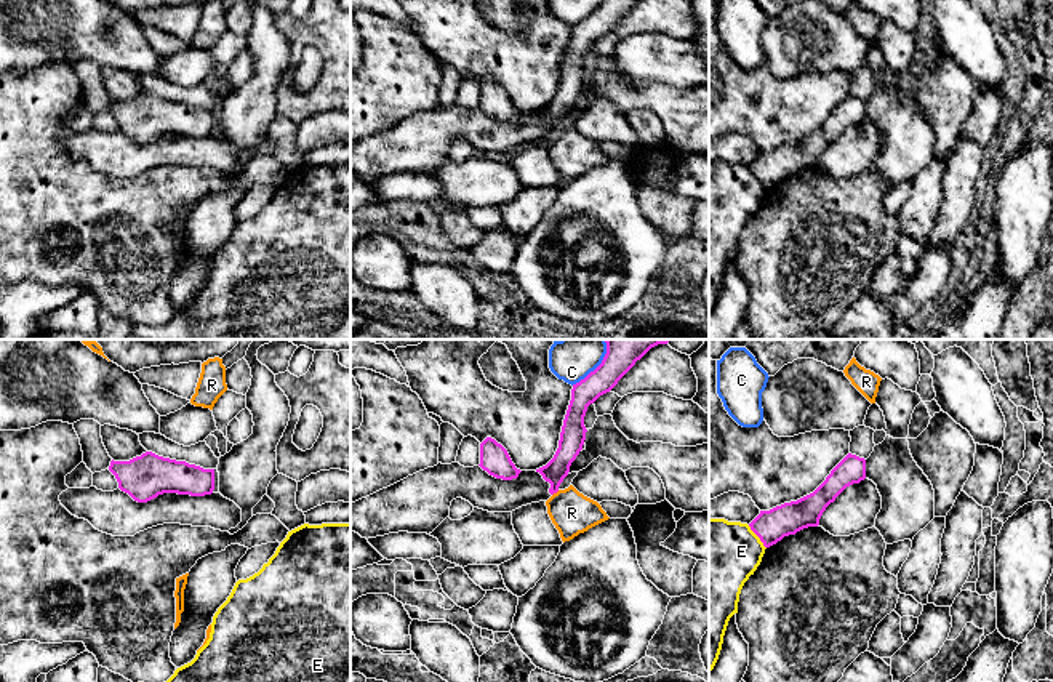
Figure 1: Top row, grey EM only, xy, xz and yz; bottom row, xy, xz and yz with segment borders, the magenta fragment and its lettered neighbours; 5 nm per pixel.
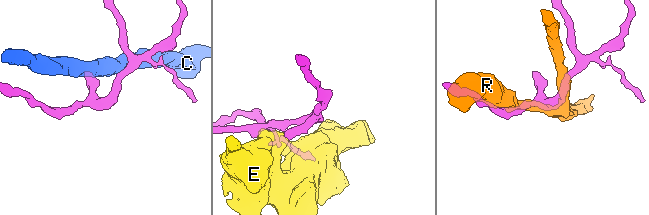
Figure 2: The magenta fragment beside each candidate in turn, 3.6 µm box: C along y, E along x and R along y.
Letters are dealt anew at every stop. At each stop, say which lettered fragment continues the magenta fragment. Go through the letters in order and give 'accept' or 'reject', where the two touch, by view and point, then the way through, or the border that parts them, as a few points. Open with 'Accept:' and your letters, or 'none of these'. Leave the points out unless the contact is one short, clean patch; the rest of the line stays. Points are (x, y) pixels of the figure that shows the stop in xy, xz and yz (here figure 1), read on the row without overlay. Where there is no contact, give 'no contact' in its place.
Accept: none of these
C: reject; contact xz (589, 15)
E: reject; contact yz (757, 176)
R: reject; contact xz (556, 133); border xz (559, 132), (552, 136)

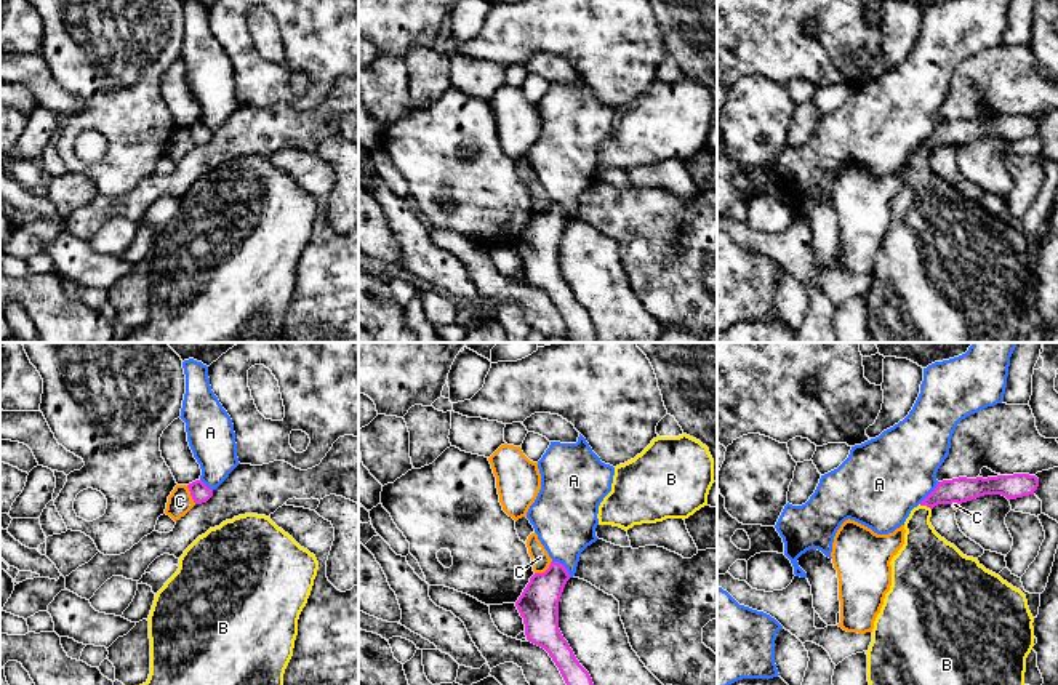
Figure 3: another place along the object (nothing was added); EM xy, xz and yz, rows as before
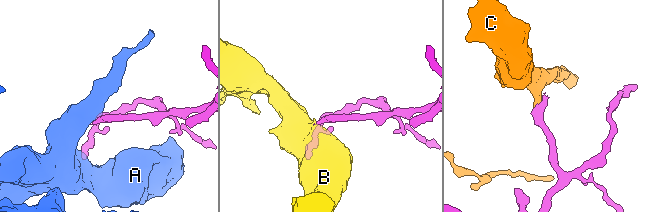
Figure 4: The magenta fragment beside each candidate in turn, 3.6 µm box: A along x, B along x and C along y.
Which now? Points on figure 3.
Accept: B
A: reject; contact xz (564, 208); border xz (553, 202), (557, 202), (570, 218)
B: accept; contact yz (925, 146); way yz (959, 132), (938, 136), (925, 146), (925, 196)
C: reject; contact xz (546, 212); border xz (551, 202), (543, 213), (535, 215)

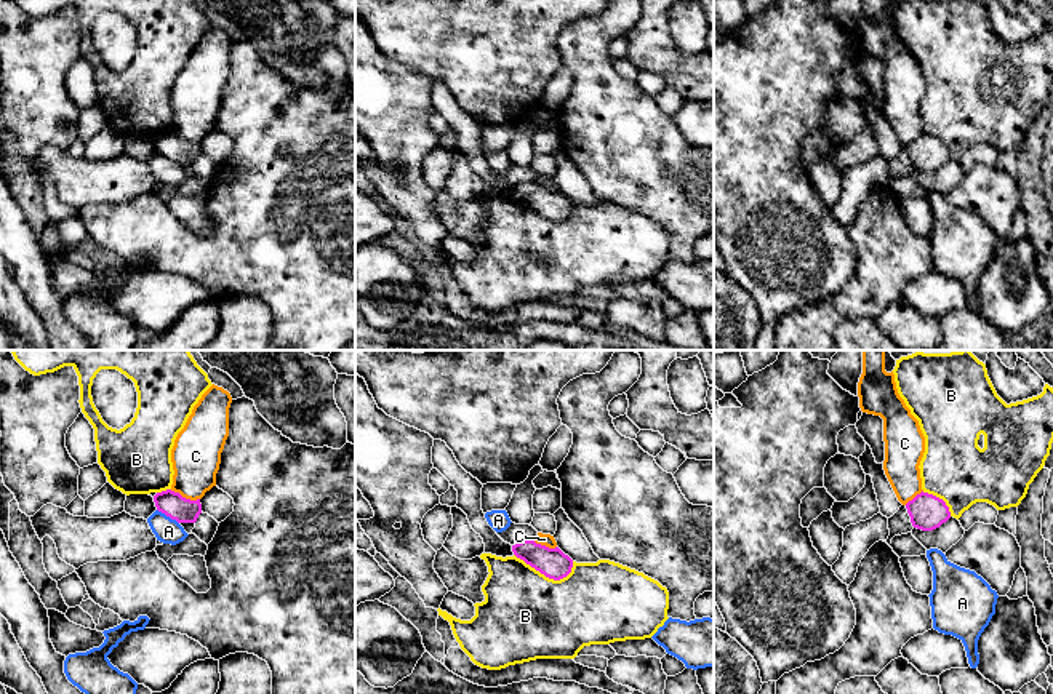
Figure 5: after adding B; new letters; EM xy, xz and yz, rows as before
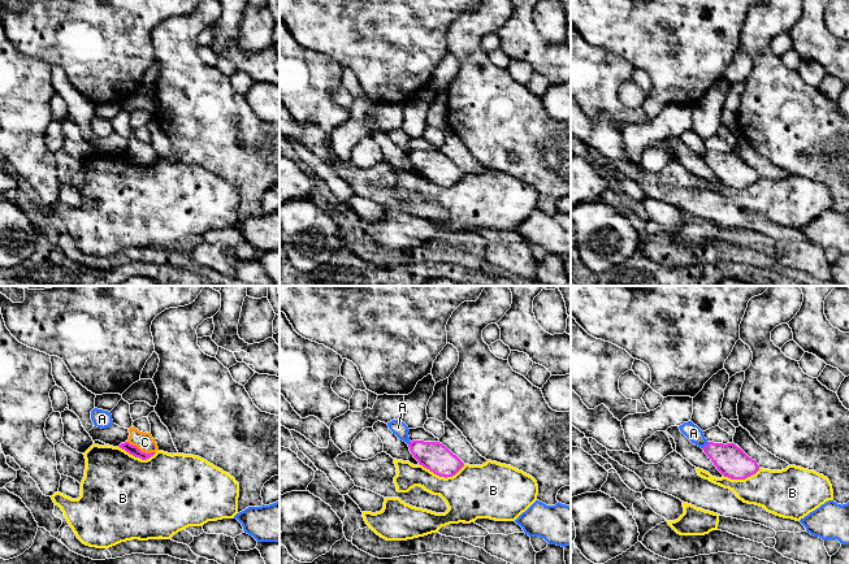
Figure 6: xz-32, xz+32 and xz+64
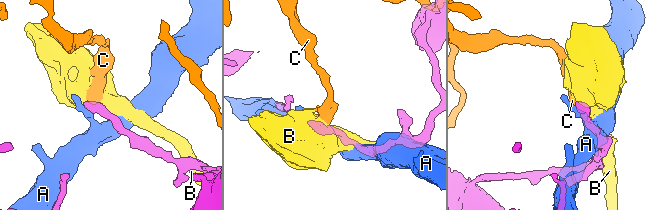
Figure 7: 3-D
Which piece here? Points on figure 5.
Accept: none of these
A: reject; contact xy (168, 157)
B: reject; contact xz (544, 216)
C: reject; contact xy (184, 139); border xy (170, 131), (186, 139), (199, 141)

